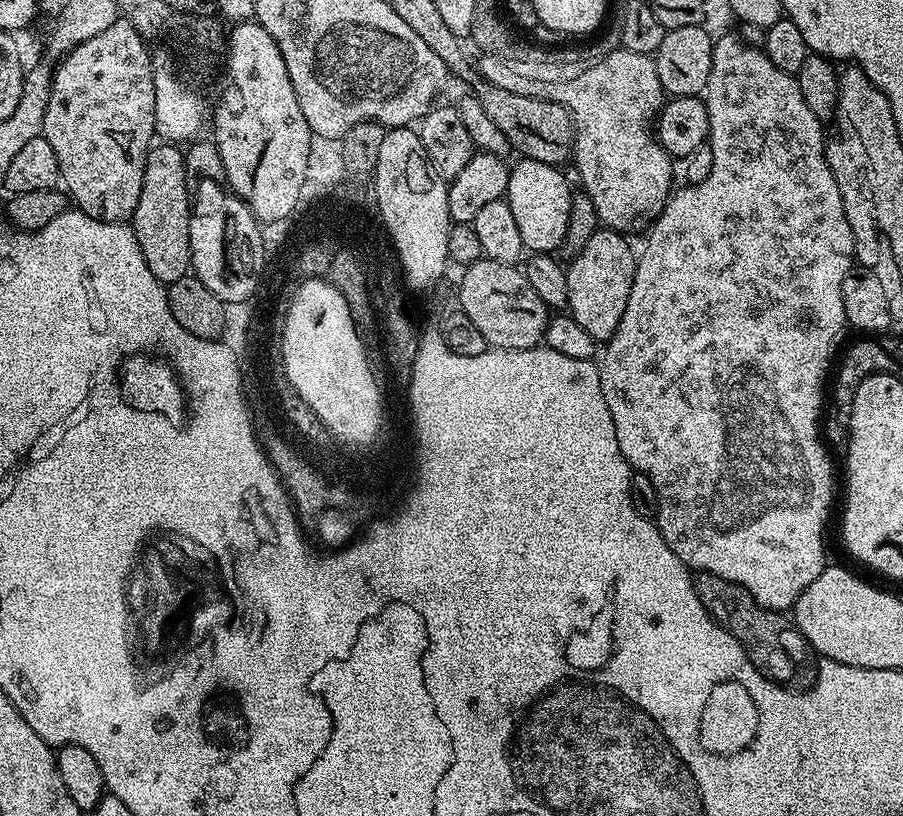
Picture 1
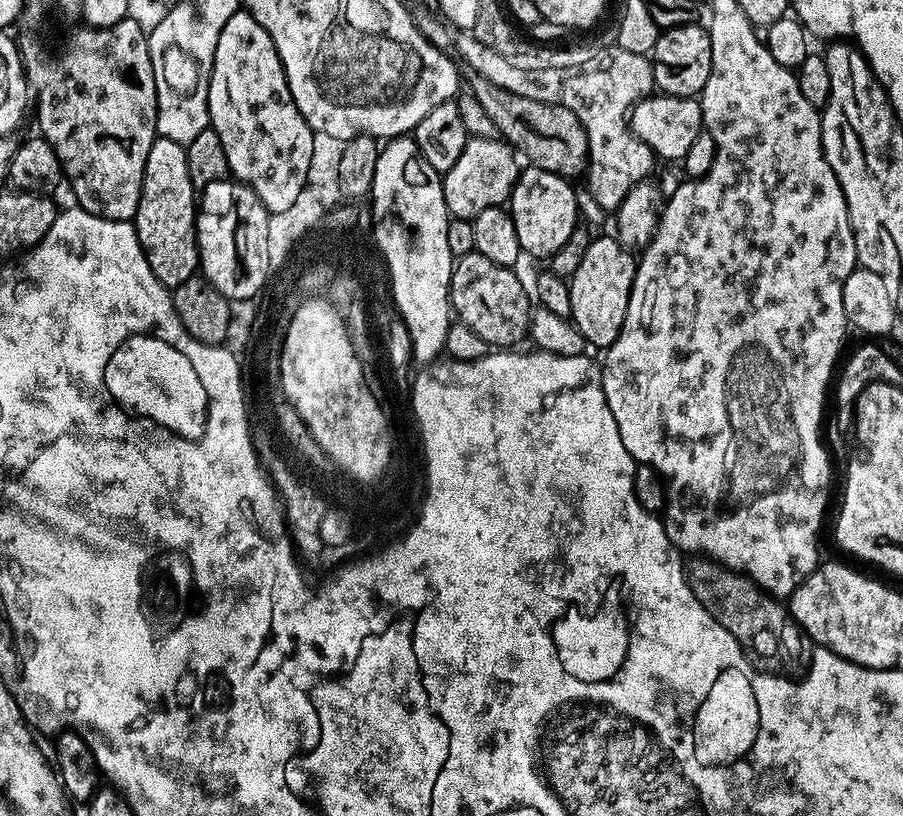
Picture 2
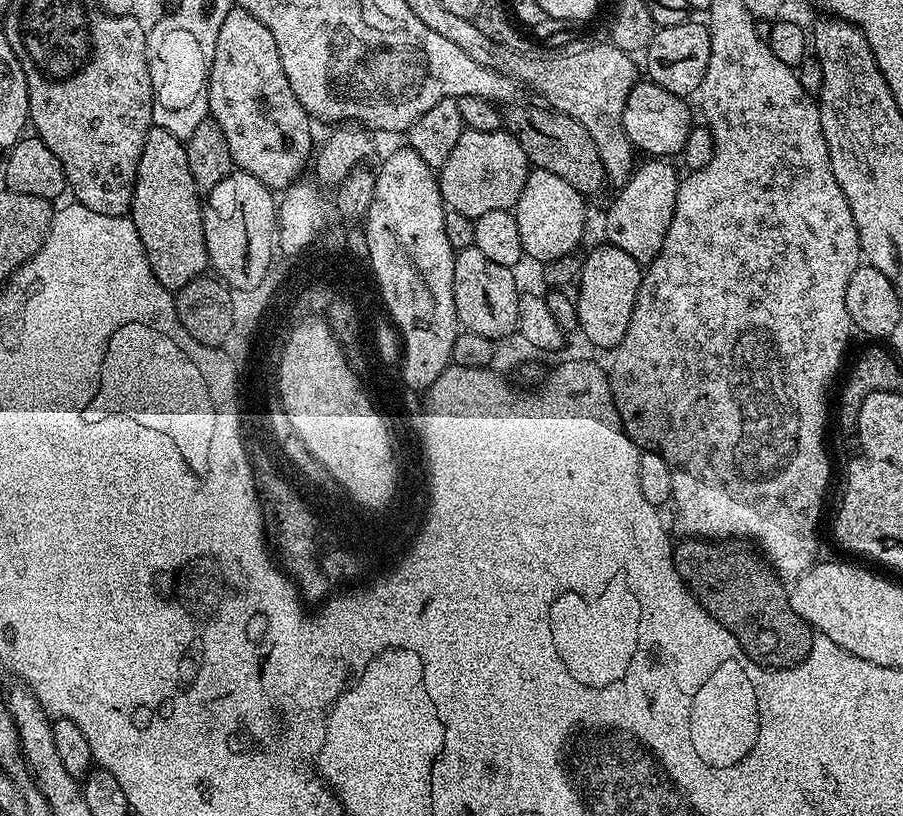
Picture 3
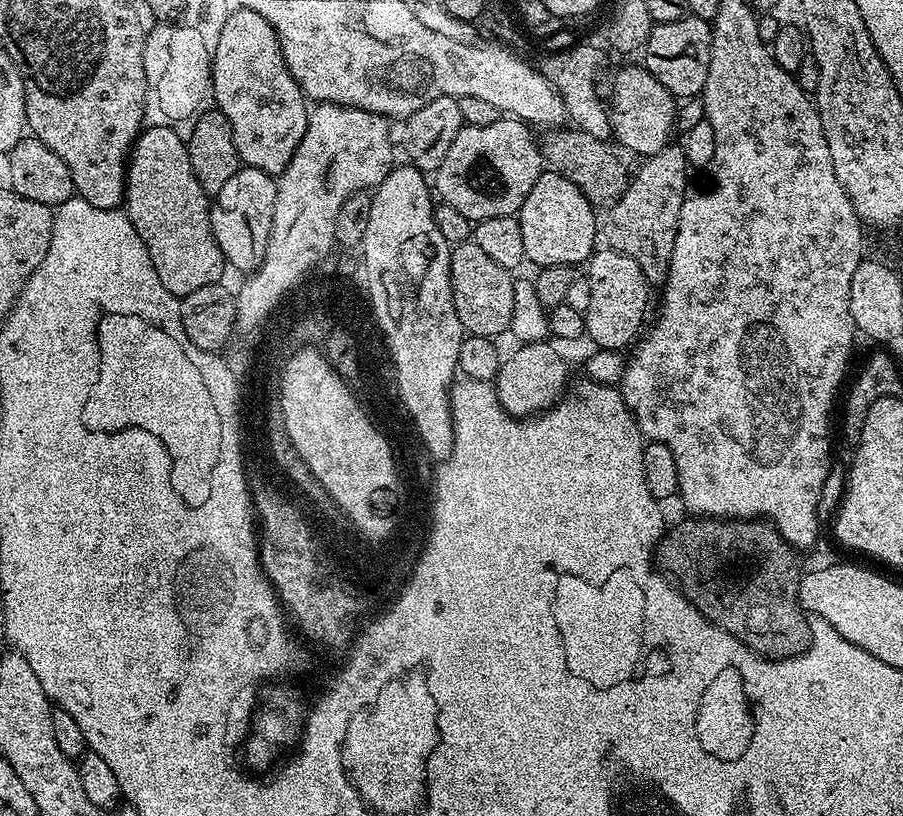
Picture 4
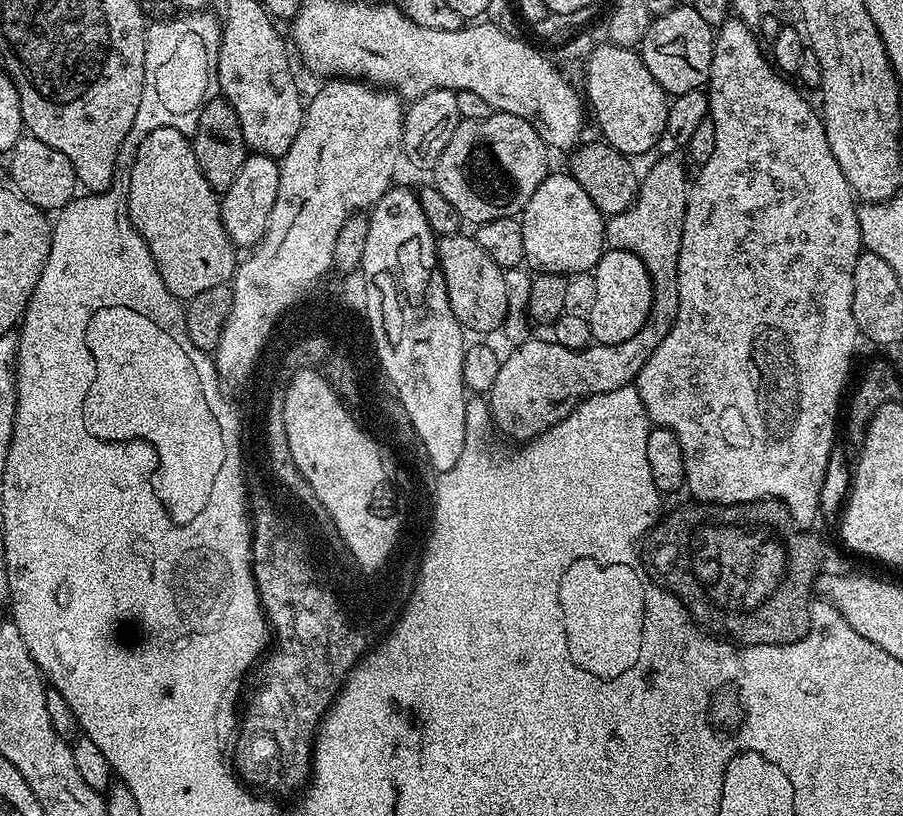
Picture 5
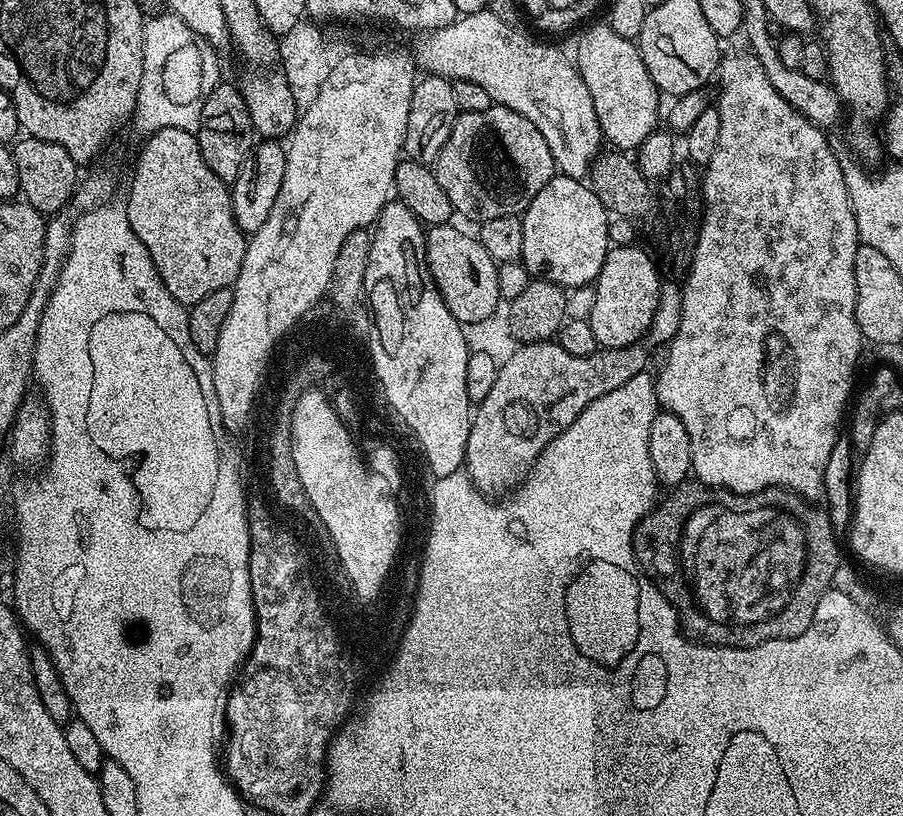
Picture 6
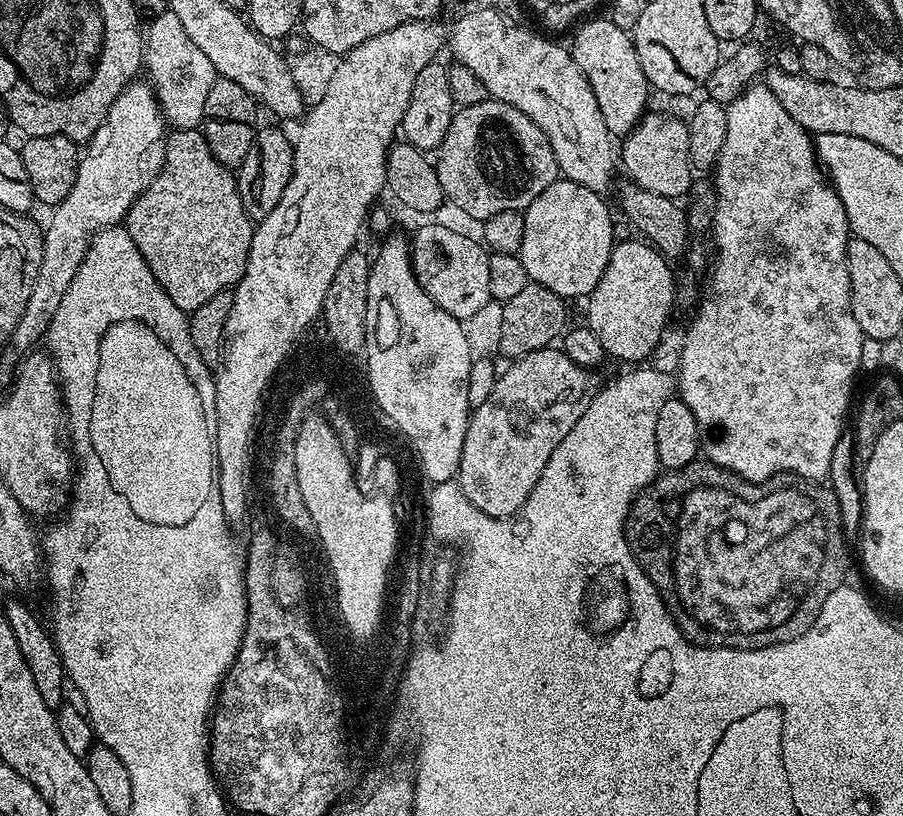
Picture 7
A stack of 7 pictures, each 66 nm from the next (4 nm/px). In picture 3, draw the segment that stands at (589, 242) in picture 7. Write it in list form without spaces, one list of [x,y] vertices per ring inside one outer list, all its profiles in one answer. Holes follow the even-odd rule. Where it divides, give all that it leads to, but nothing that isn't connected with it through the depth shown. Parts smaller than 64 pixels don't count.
[[[533,167],[514,209],[525,257],[529,261],[547,262],[575,253],[580,248],[578,246],[584,236],[584,223],[588,220],[584,202],[586,196],[579,193],[570,182],[556,173]]]

